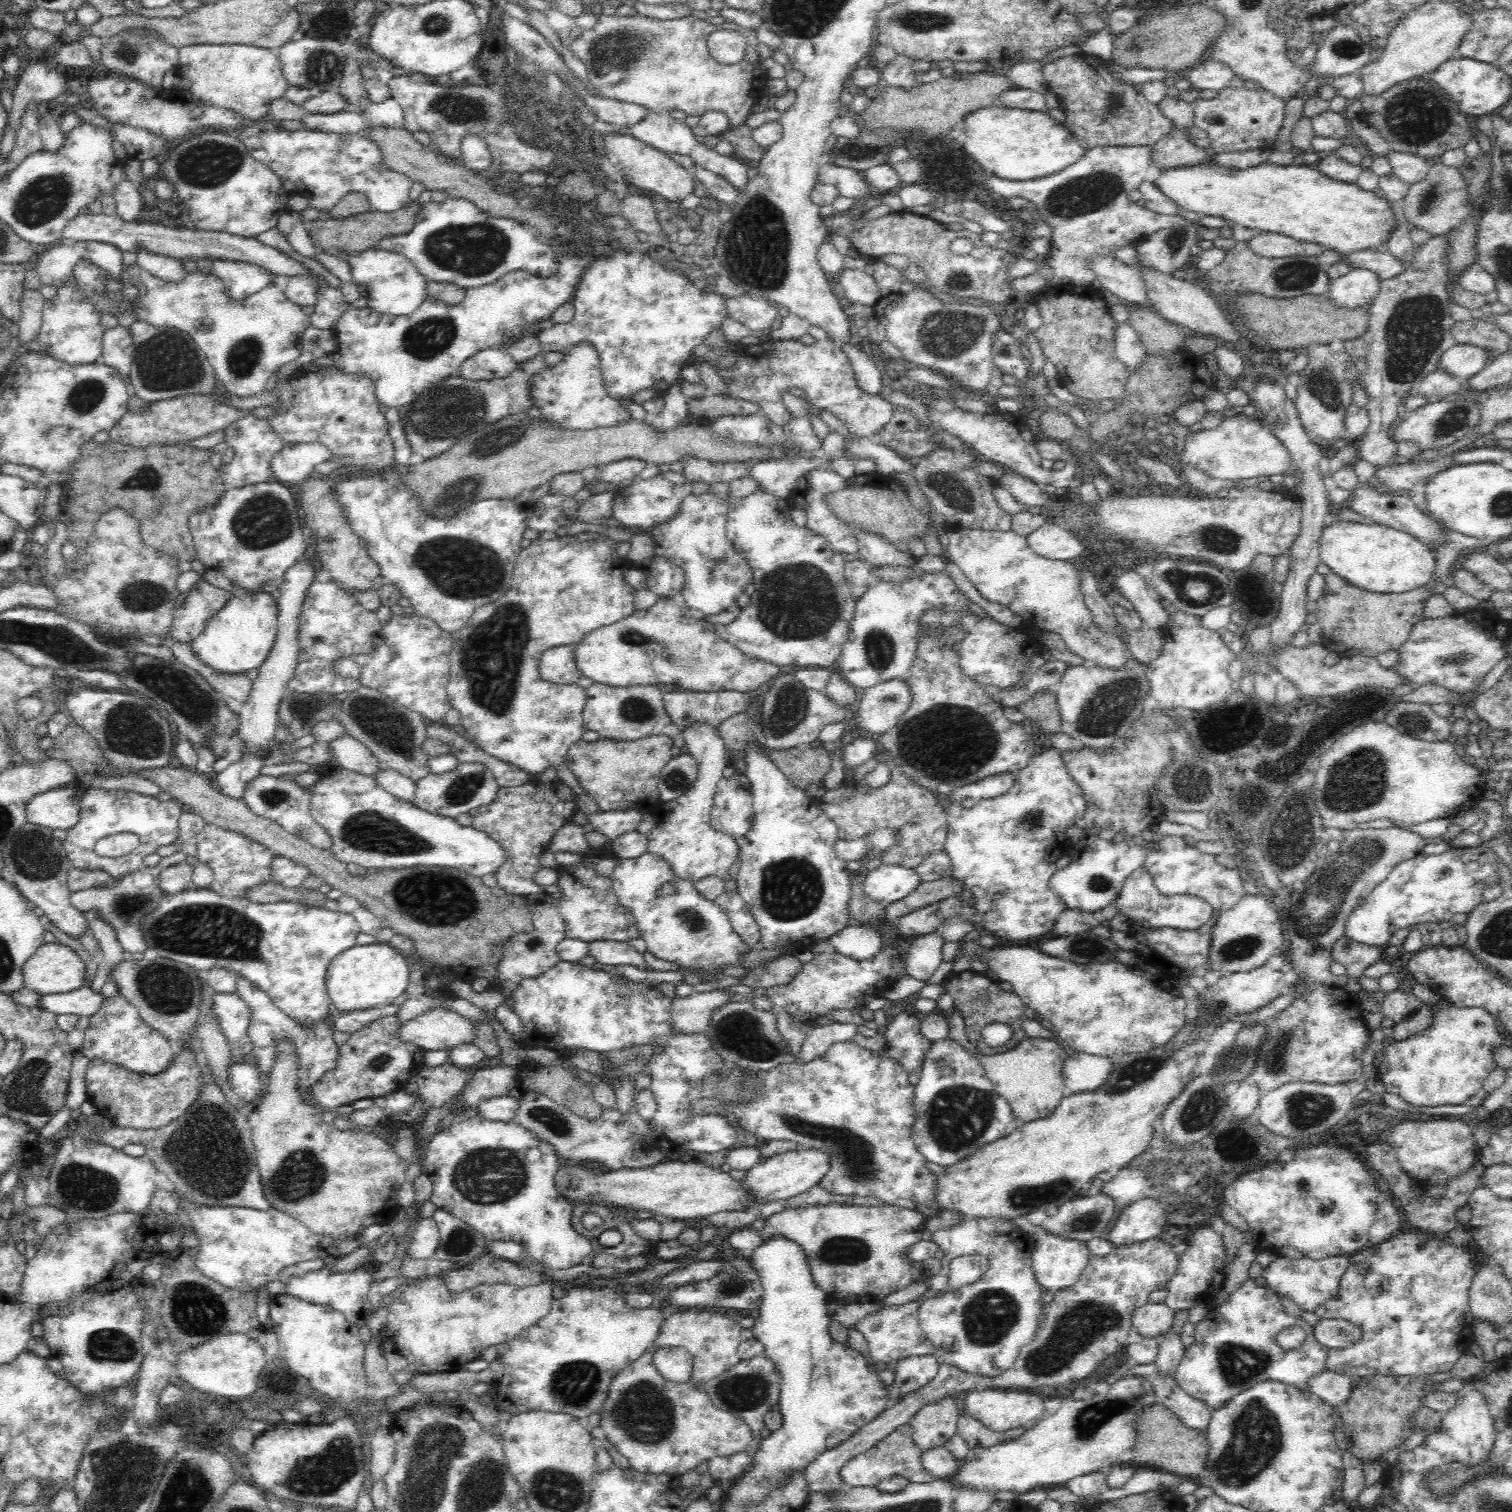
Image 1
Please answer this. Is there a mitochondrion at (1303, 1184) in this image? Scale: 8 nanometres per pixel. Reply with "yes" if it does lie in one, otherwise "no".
yes

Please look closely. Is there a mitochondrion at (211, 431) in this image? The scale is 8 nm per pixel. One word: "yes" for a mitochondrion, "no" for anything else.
no

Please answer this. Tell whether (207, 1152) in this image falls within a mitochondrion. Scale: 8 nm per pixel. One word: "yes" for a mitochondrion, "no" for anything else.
yes

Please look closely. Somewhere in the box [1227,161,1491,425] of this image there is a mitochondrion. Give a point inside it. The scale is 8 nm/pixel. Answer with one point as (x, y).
(1418, 332)

